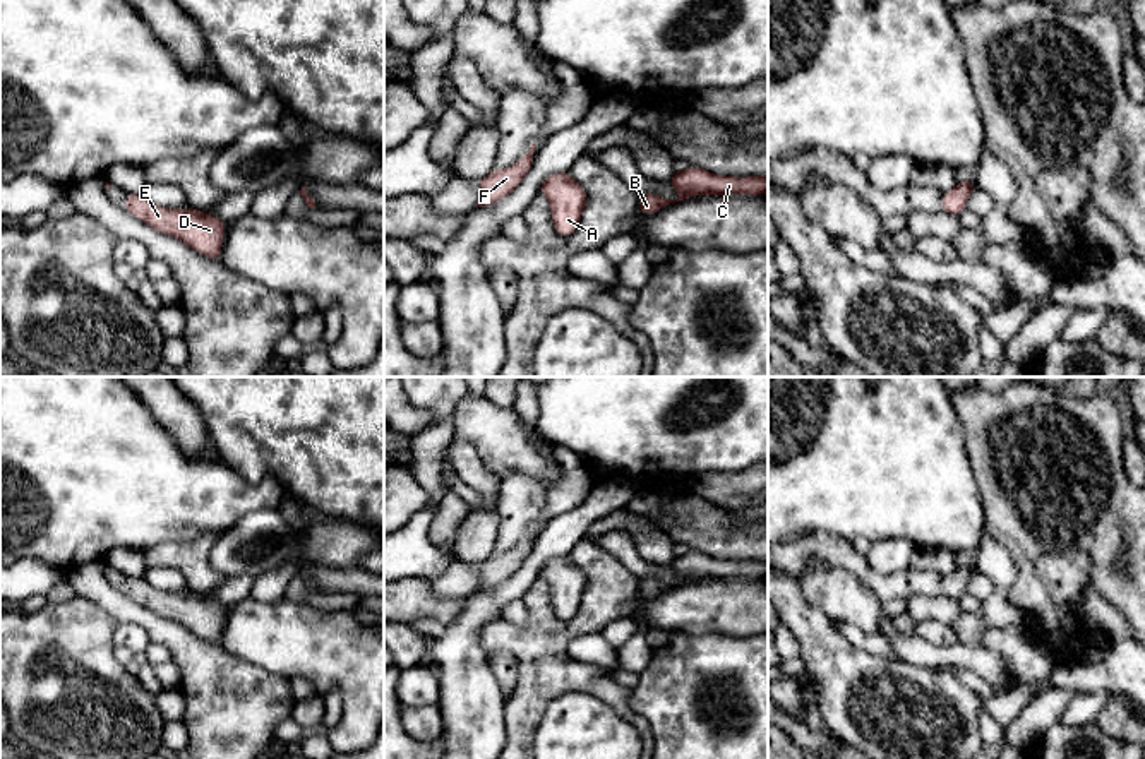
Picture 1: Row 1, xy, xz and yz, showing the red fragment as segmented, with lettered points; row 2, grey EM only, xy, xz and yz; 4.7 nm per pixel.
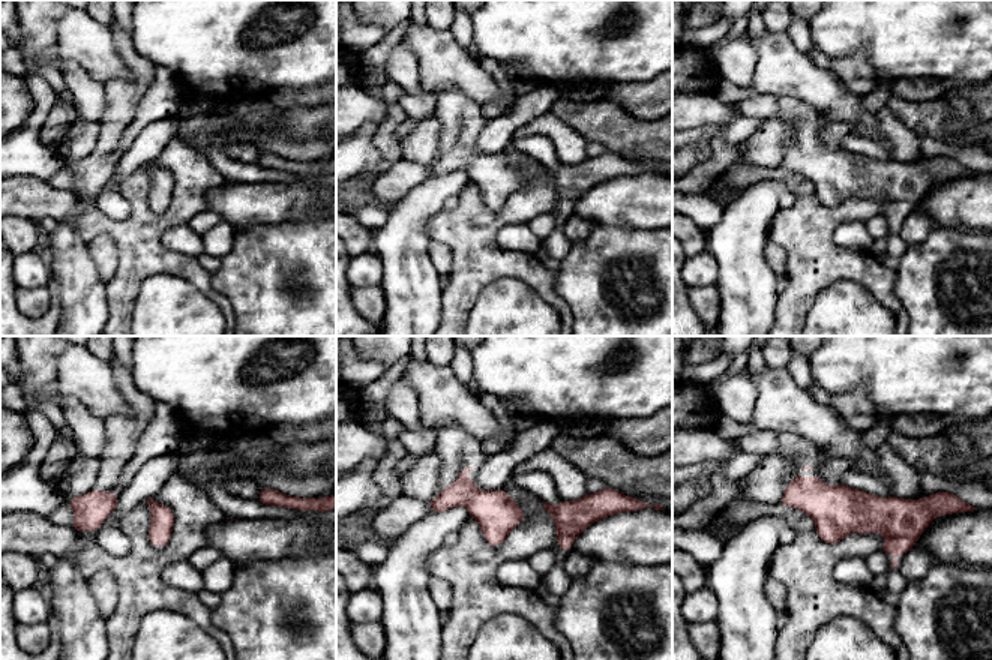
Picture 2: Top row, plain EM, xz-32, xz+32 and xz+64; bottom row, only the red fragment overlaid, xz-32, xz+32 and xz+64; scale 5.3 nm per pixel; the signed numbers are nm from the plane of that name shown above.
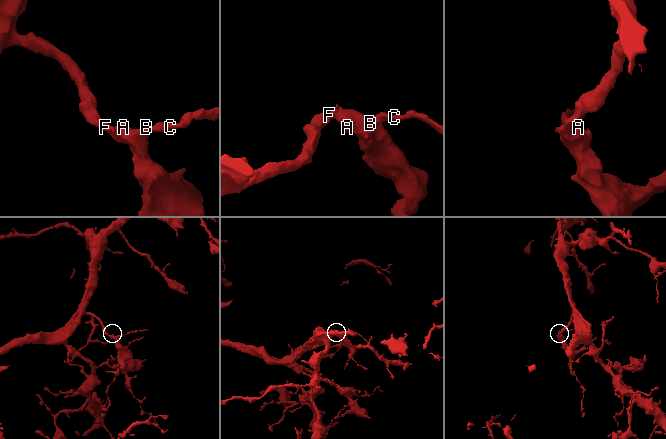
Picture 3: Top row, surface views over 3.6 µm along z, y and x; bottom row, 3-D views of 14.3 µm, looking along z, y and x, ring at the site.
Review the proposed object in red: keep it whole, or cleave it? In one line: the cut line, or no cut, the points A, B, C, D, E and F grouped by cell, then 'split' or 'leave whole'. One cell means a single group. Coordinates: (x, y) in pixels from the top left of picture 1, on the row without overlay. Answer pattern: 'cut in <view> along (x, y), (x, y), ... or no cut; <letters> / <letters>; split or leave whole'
no cut; A B C D E F; leave whole

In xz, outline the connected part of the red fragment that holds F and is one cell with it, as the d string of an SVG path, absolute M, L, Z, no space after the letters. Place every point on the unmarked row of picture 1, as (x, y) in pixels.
M537 526L531 528L530 535L516 548L506 553L494 553L489 560L477 564L482 576L482 581L477 591L489 591L521 569L526 557L533 550L535 531L537 531Z

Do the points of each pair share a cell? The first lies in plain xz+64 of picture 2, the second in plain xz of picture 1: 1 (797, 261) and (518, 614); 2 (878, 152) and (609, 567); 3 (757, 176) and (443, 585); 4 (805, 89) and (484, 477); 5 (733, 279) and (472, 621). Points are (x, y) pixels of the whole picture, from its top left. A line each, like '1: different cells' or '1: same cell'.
1: different cells
2: different cells
3: same cell
4: different cells
5: same cell

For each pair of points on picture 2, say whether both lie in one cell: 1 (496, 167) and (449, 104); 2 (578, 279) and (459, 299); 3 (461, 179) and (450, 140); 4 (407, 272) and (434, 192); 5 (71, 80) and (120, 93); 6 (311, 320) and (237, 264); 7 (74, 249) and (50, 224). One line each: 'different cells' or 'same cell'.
1: same cell
2: different cells
3: different cells
4: same cell
5: different cells
6: same cell
7: different cells

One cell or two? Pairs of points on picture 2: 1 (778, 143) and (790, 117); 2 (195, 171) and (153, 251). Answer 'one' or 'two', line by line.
1: two
2: one

